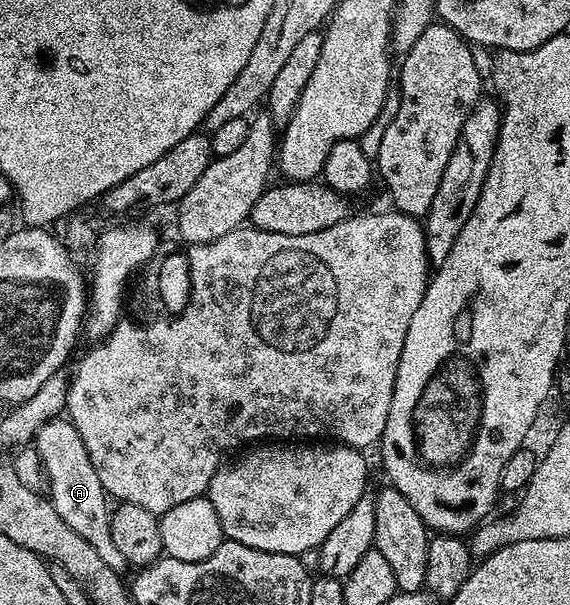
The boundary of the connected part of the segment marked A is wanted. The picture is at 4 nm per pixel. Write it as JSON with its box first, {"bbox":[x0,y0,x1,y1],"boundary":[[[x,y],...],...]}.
{"bbox":[34,418,130,574],"boundary":[[[67,418],[48,420],[38,430],[34,441],[36,456],[44,463],[44,476],[48,479],[46,495],[52,501],[54,510],[58,510],[58,518],[74,530],[96,553],[106,561],[110,570],[121,574],[127,573],[130,566],[125,556],[117,550],[113,536],[110,535],[110,497],[104,491],[102,481],[98,479],[98,470],[94,470],[94,462],[90,462],[90,454],[86,454],[86,442],[82,442],[82,434]]]}

